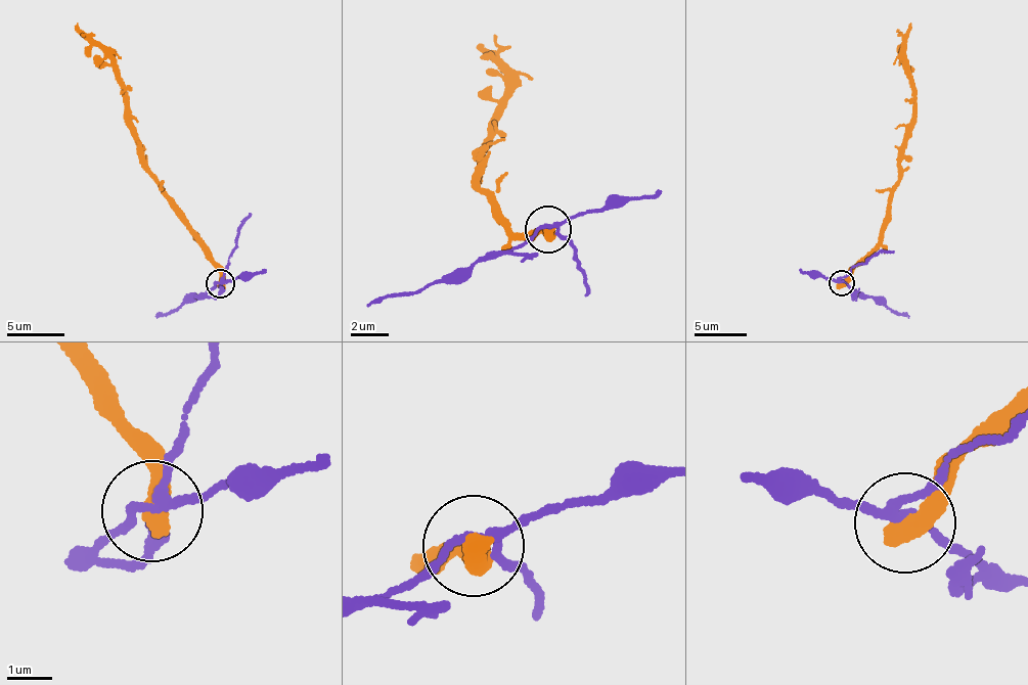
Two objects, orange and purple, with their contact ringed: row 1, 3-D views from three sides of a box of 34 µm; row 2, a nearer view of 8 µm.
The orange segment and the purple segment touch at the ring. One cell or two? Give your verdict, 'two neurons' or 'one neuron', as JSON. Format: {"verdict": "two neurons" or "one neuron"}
{"verdict": "two neurons"}

